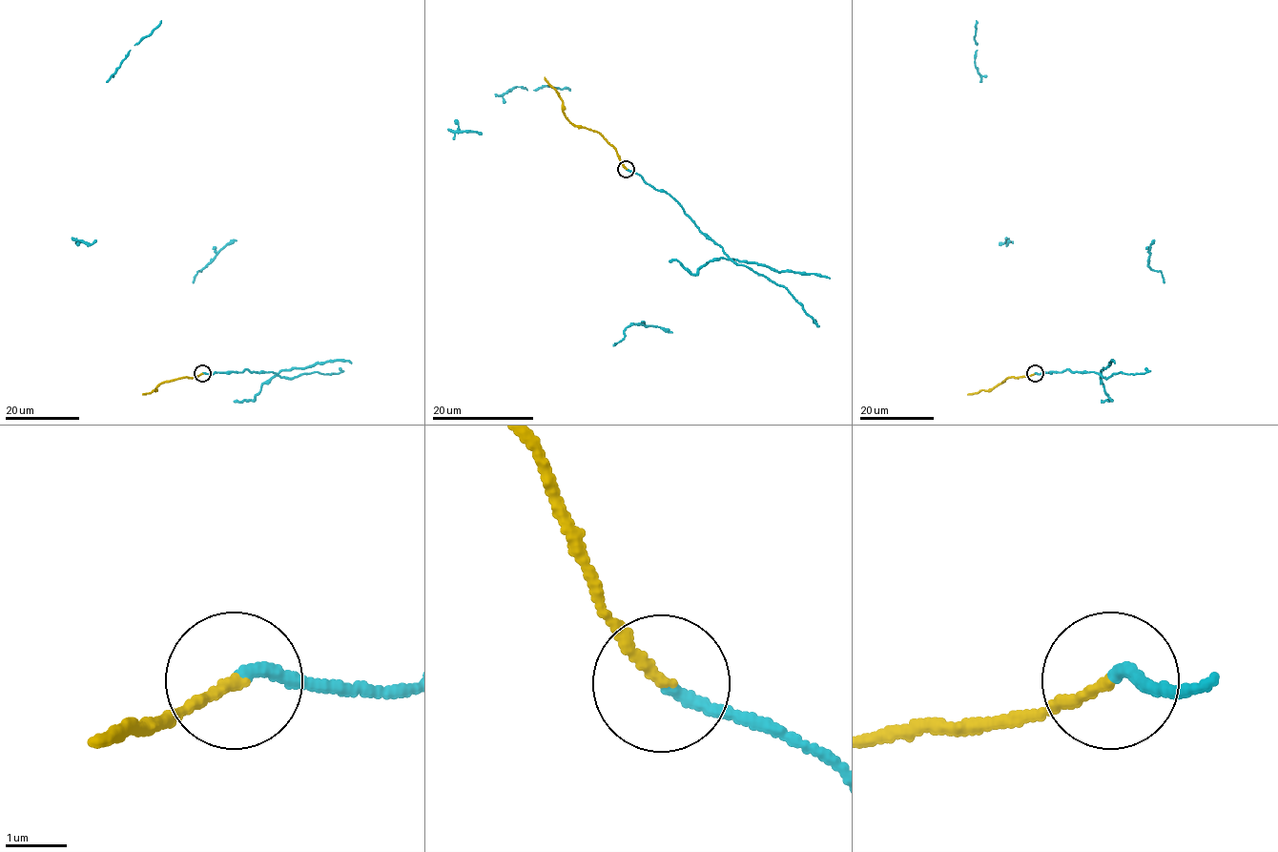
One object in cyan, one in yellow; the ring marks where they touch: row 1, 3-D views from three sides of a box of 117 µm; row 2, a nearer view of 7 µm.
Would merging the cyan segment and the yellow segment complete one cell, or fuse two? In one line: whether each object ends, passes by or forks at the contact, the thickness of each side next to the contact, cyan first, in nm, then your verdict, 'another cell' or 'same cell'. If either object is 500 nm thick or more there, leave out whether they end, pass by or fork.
cyan ends there; yellow ends there; 200 nm thick on the cyan side, 170 nm on the other; same cell

